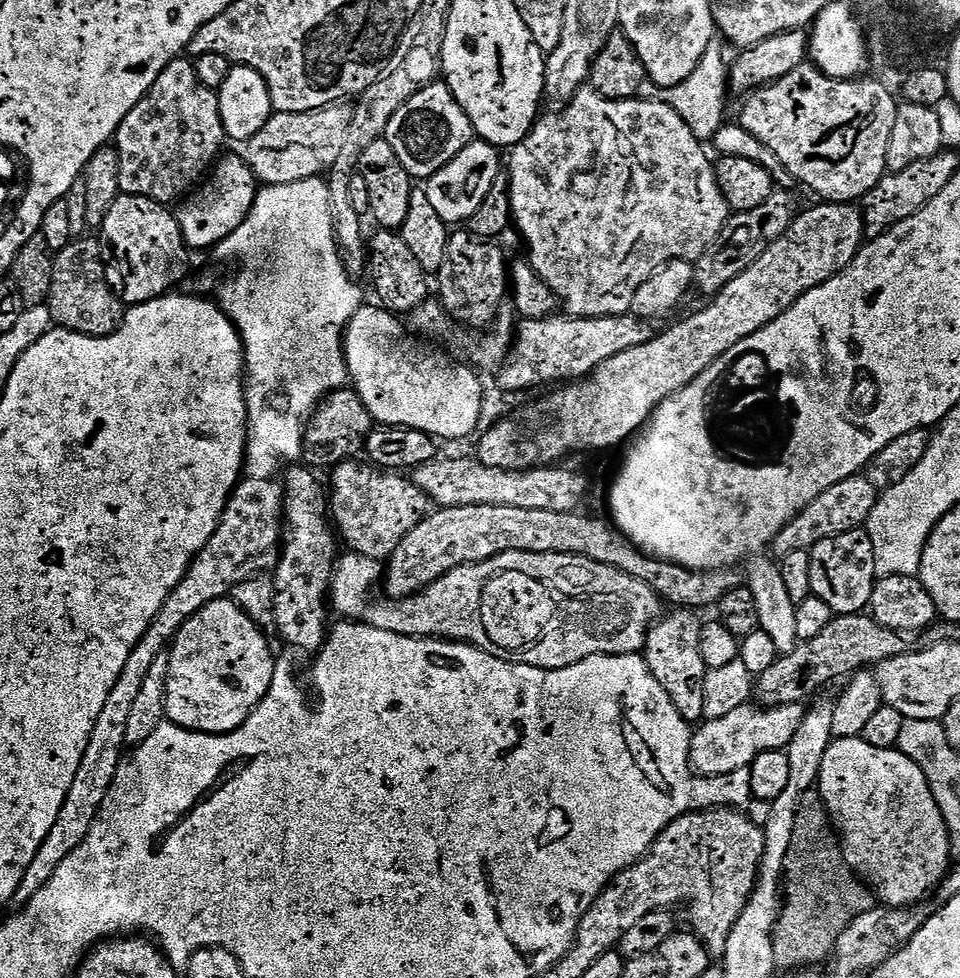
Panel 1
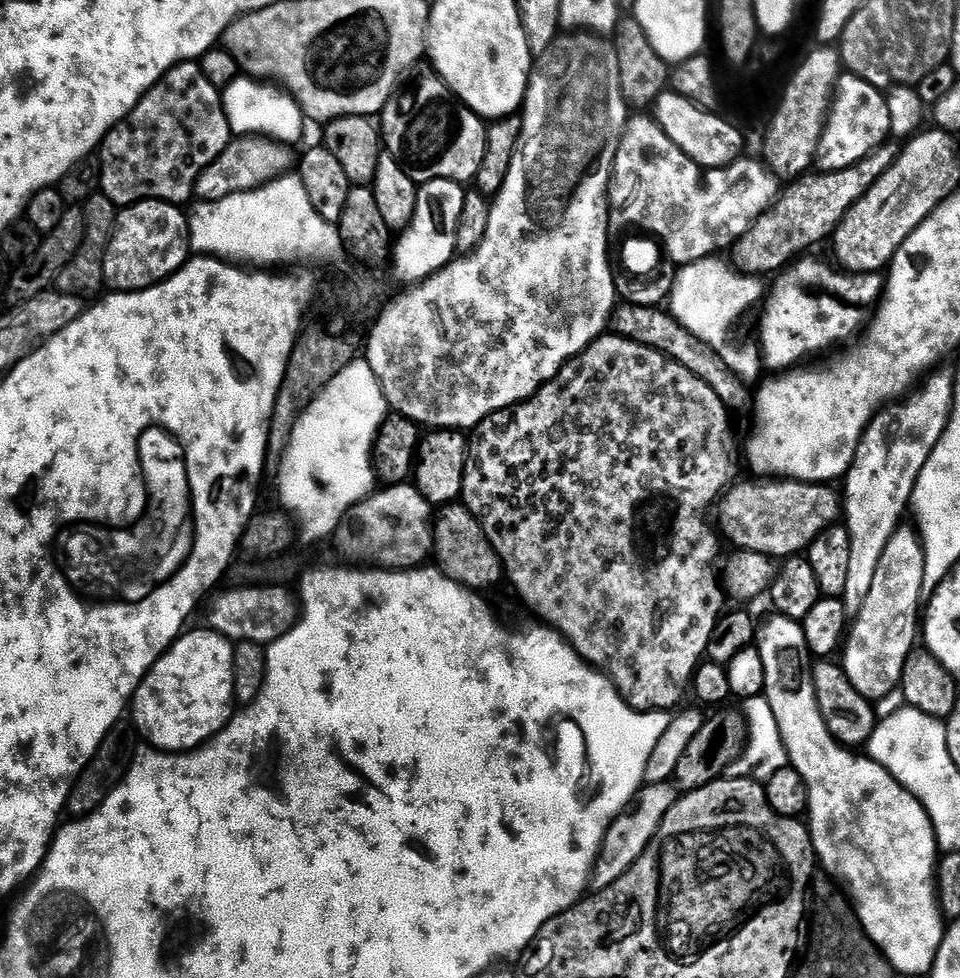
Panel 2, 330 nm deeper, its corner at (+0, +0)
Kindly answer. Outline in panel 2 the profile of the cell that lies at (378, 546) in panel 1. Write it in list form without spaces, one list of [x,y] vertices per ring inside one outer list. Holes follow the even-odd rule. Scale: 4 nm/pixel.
[[[457,502],[441,507],[436,520],[437,536],[434,549],[438,567],[454,582],[463,584],[465,588],[473,590],[485,590],[484,588],[496,588],[505,579],[506,573],[500,556],[494,550],[490,538],[486,538],[486,530],[470,514],[470,510],[463,503]]]

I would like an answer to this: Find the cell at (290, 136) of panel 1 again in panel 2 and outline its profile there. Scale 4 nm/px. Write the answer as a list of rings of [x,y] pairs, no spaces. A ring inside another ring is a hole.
[[[242,136],[233,139],[232,143],[226,146],[223,154],[218,158],[214,158],[214,162],[210,162],[210,166],[206,166],[206,170],[202,170],[202,174],[196,183],[195,199],[200,202],[221,200],[234,195],[235,192],[249,192],[255,188],[260,188],[263,184],[269,184],[271,180],[277,180],[280,176],[289,175],[294,168],[292,152],[293,149],[289,145],[279,144],[276,140],[269,140],[260,136]]]

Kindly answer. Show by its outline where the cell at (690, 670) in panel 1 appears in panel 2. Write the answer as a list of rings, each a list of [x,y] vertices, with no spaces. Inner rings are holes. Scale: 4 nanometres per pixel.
[[[605,334],[599,336],[595,342],[585,352],[580,352],[574,359],[568,361],[555,378],[549,384],[544,385],[530,397],[528,400],[523,400],[521,404],[515,404],[509,408],[498,410],[494,415],[486,417],[480,424],[478,435],[480,437],[474,440],[468,453],[468,465],[466,466],[466,478],[464,479],[464,495],[463,503],[467,505],[470,514],[474,514],[474,518],[478,518],[478,522],[482,526],[482,530],[486,530],[486,538],[490,538],[490,542],[494,546],[494,550],[500,556],[500,560],[504,564],[507,583],[512,583],[516,587],[516,592],[520,595],[520,600],[537,616],[537,621],[543,622],[552,631],[560,633],[568,645],[580,655],[586,663],[592,665],[598,671],[603,672],[605,676],[611,680],[613,686],[620,692],[620,696],[629,704],[630,707],[636,708],[639,712],[668,712],[672,707],[679,702],[684,696],[684,691],[689,691],[693,676],[696,675],[696,669],[700,667],[705,659],[708,643],[711,636],[715,632],[716,624],[719,623],[722,616],[726,612],[724,607],[724,594],[726,596],[726,588],[716,577],[716,559],[720,556],[720,540],[722,536],[719,531],[708,521],[708,511],[717,507],[718,501],[724,496],[730,488],[737,483],[736,475],[740,472],[740,464],[742,468],[742,456],[736,453],[736,440],[732,437],[732,417],[729,408],[723,404],[722,398],[711,389],[711,387],[700,377],[696,377],[679,363],[679,361],[667,356],[664,352],[659,352],[657,349],[652,349],[648,345],[640,345],[636,341],[632,341],[624,336],[617,334]]]

